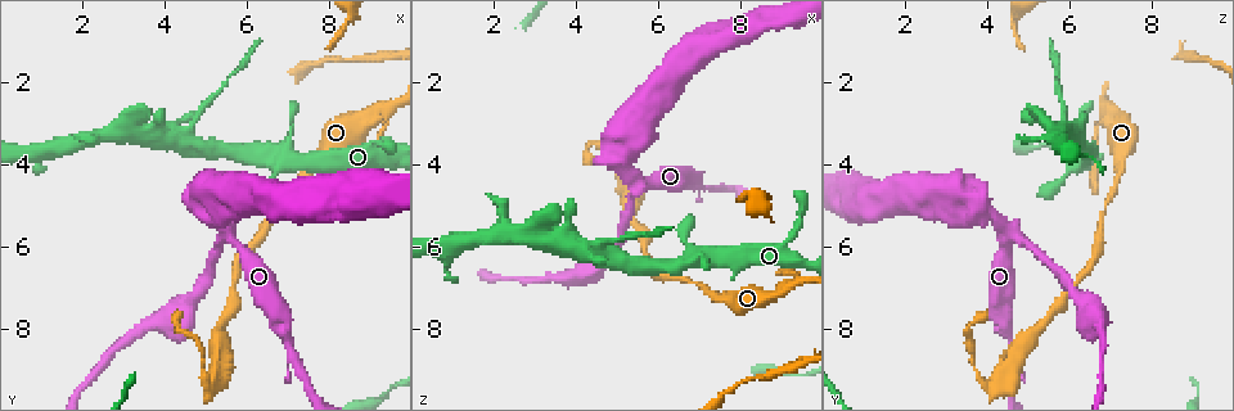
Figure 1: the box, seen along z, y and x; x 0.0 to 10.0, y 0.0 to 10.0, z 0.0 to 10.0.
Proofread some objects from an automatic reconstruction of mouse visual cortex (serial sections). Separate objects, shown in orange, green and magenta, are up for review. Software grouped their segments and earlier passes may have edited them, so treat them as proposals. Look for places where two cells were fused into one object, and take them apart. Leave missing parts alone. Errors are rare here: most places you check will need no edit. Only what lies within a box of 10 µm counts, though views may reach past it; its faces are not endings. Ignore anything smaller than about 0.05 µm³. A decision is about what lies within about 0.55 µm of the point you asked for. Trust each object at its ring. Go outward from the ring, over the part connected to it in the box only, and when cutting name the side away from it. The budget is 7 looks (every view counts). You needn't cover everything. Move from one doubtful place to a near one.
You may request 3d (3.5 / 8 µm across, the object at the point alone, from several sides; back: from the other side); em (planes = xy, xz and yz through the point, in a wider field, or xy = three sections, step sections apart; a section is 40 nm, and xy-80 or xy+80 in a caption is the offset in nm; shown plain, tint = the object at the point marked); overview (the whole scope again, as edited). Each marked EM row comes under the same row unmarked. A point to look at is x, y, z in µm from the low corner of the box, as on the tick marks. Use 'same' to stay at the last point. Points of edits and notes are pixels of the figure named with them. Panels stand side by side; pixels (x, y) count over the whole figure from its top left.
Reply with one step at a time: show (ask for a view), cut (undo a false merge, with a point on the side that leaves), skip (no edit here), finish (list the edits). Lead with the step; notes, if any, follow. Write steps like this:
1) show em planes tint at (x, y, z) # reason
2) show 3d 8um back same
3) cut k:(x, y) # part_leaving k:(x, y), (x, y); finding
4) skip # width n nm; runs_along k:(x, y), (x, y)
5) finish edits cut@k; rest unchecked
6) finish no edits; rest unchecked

show 3d 3.5um at (4.60, 3.50, 6.20) # two arms in line, one across

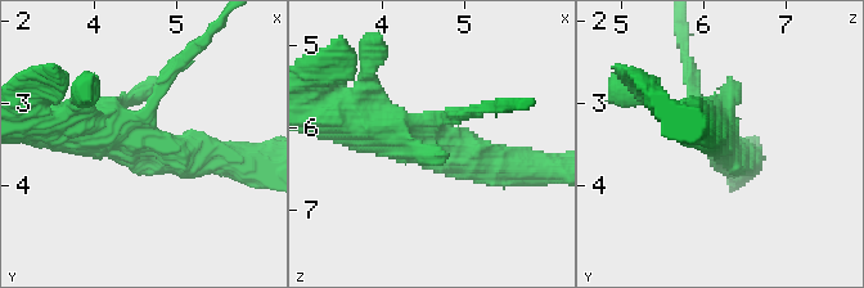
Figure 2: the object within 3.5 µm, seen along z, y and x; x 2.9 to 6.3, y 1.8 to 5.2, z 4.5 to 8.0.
skip # runs_along 2:(517, 165), (355, 129); continuous, no second cell

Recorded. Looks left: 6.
show 3d 3.5um at (4.95, 8.85, 3.70) # a narrow waist

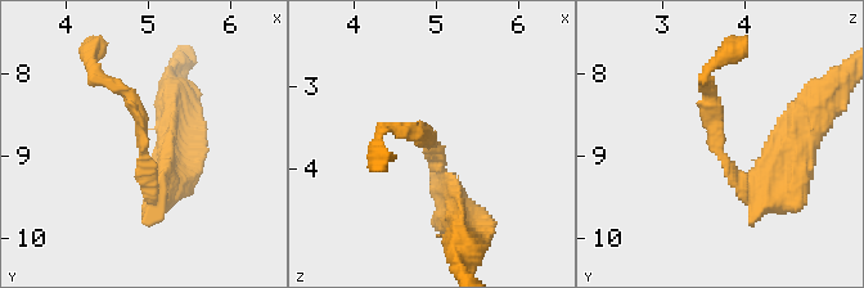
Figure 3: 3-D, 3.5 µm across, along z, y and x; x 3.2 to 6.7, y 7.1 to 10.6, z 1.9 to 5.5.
show em xy step 5 tint at (5.00, 8.80, 3.70) # need the tissue

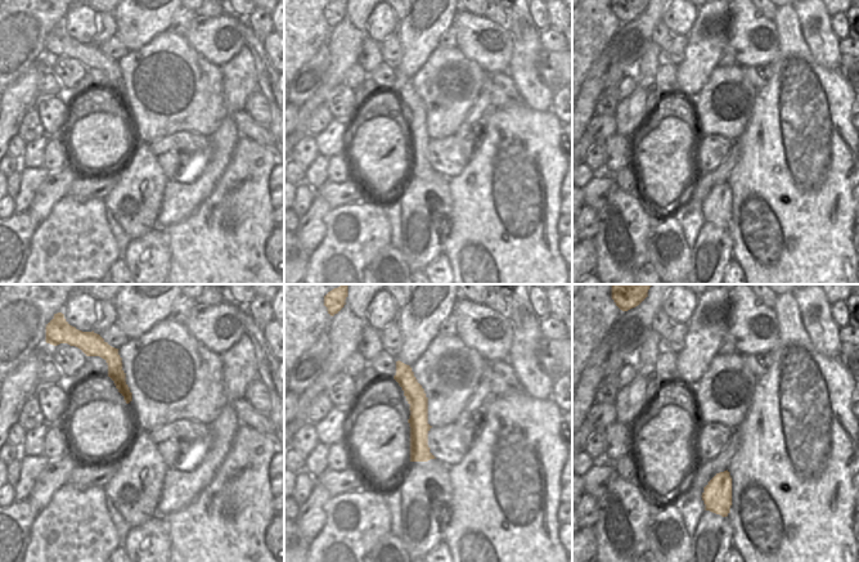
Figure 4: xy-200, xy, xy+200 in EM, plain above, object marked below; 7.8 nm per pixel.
show em xy step 2 tint same # another direction

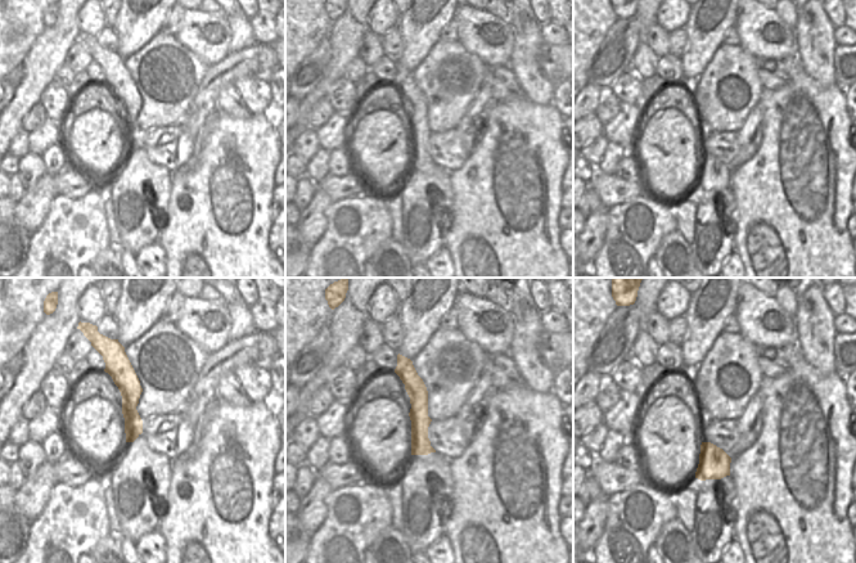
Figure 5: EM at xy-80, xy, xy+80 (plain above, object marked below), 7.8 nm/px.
skip # continuous, no second cell

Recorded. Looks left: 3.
show 3d 3.5um back at (9.25, 3.30, 6.70)

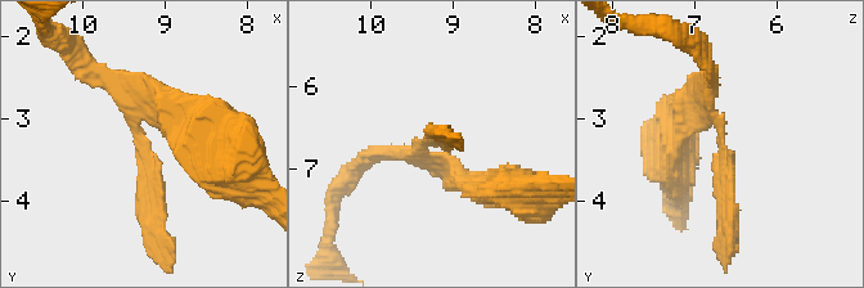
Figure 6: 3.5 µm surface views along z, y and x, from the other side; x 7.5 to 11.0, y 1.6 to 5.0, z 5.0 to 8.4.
show em xy step 3 tint at (9.25, 3.20, 6.65) # now the EM

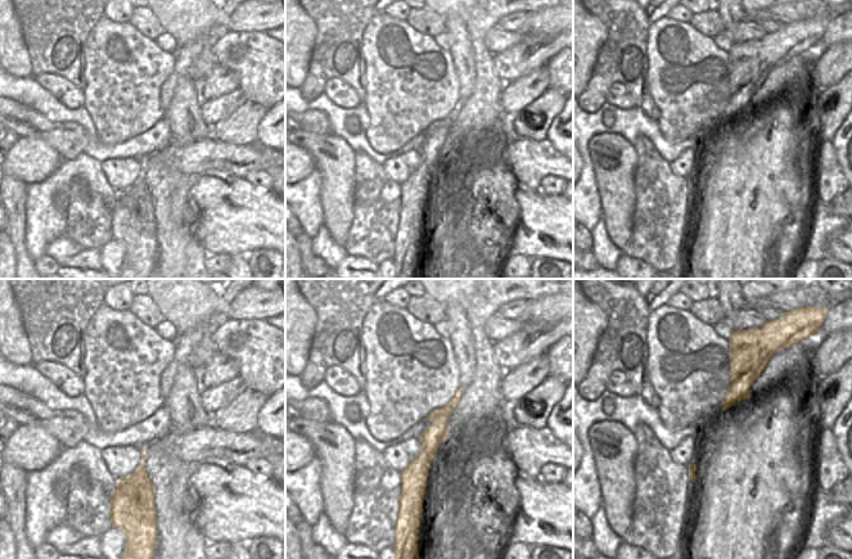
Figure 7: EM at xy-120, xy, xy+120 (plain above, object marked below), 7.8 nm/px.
show em xy step 5 tint same

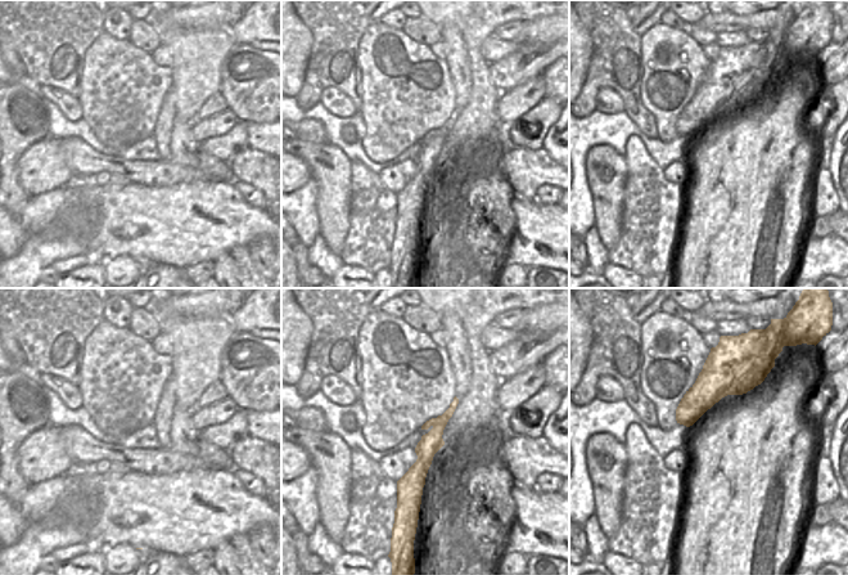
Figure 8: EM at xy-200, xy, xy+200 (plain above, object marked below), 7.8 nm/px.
skip # all the same cell

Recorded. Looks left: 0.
finish no edits; rest unchecked

